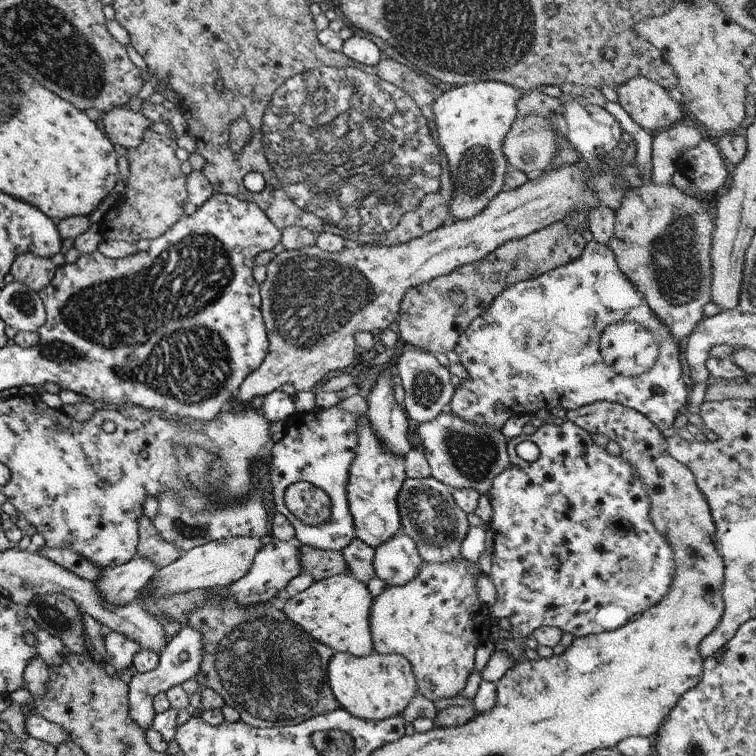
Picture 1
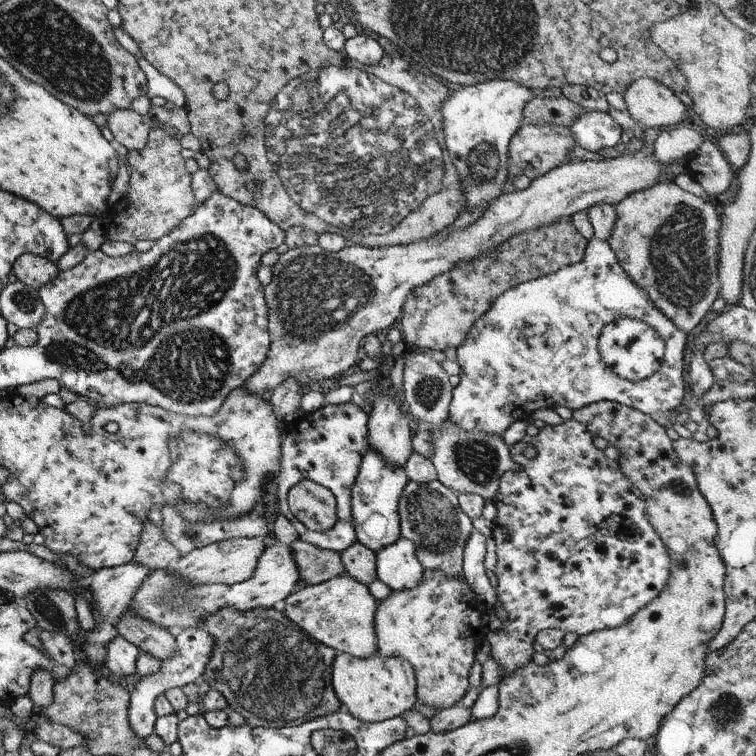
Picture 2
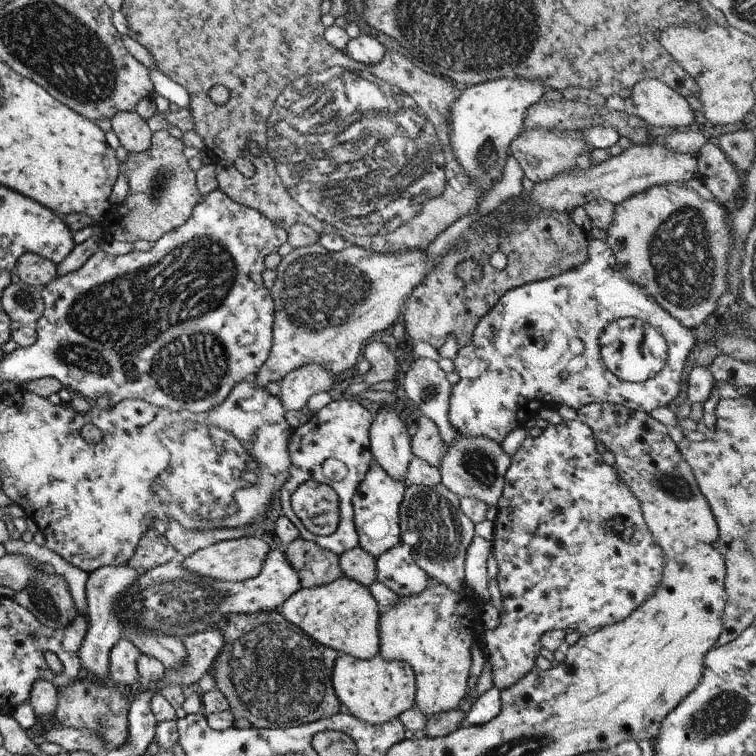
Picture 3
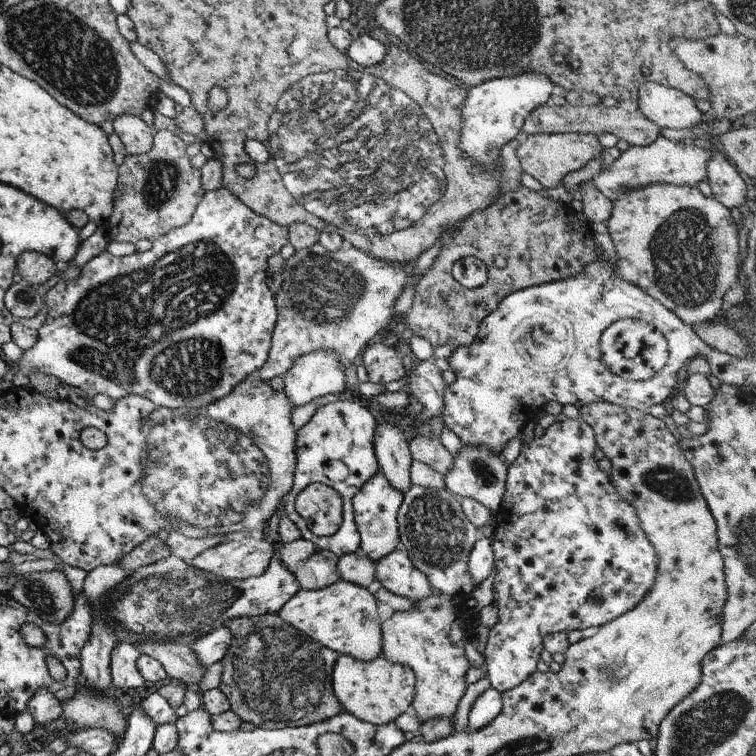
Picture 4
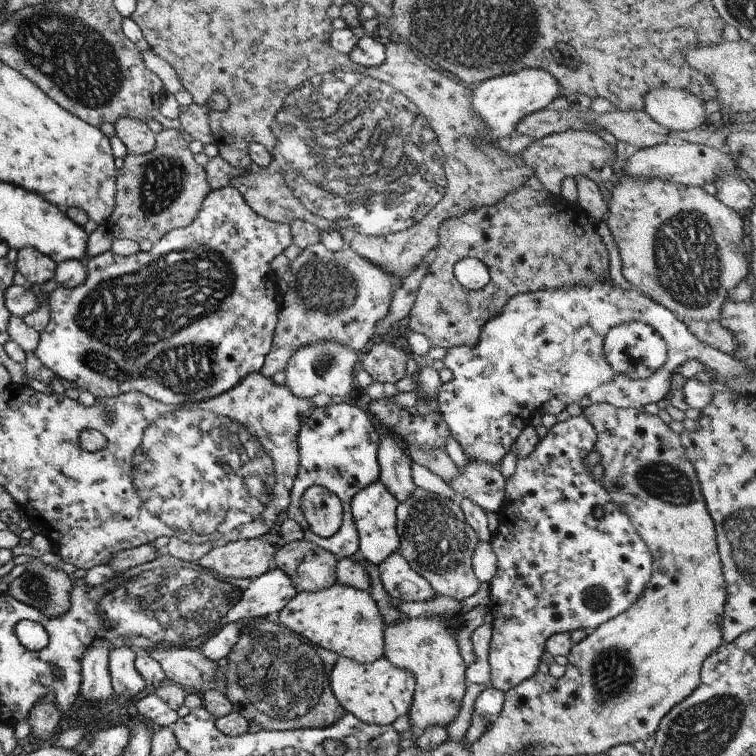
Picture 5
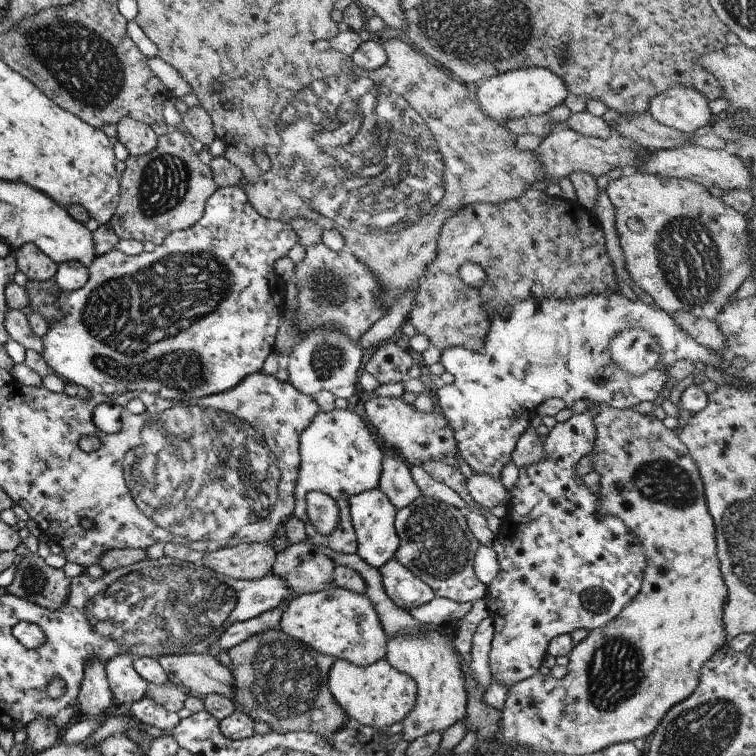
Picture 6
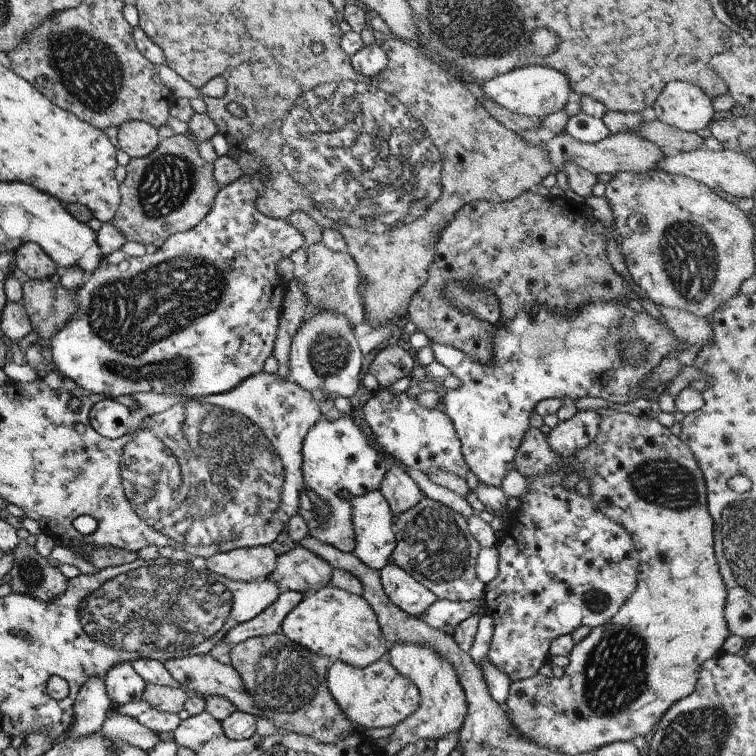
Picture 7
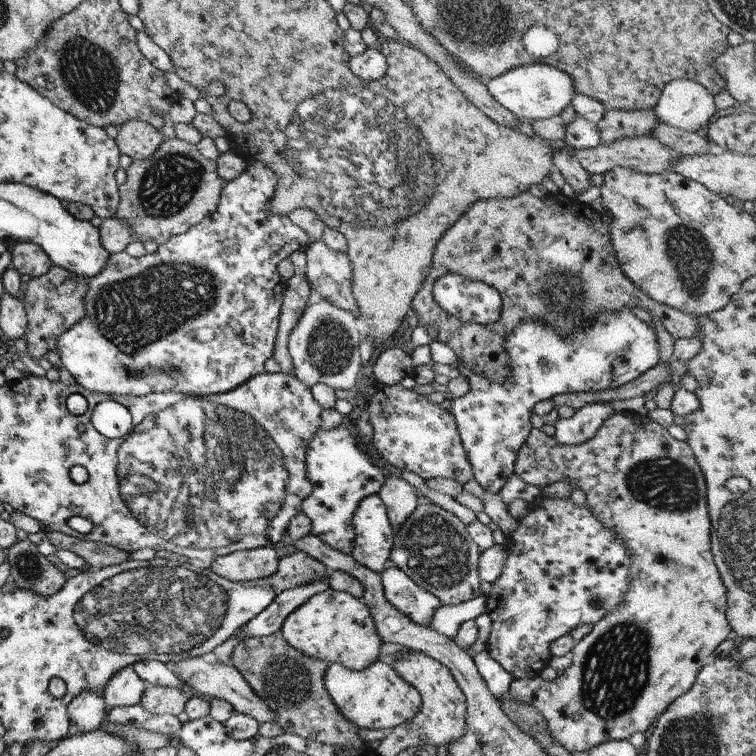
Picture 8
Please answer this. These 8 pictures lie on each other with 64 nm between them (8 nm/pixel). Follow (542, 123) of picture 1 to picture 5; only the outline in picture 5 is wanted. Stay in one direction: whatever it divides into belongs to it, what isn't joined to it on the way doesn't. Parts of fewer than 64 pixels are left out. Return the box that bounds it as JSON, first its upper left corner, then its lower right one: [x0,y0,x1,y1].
[520,129,615,196]

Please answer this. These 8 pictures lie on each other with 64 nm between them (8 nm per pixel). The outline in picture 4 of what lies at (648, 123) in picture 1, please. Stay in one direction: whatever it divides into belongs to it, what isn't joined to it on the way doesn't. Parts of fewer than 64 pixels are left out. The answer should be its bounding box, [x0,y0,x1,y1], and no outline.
[637,82,702,129]

